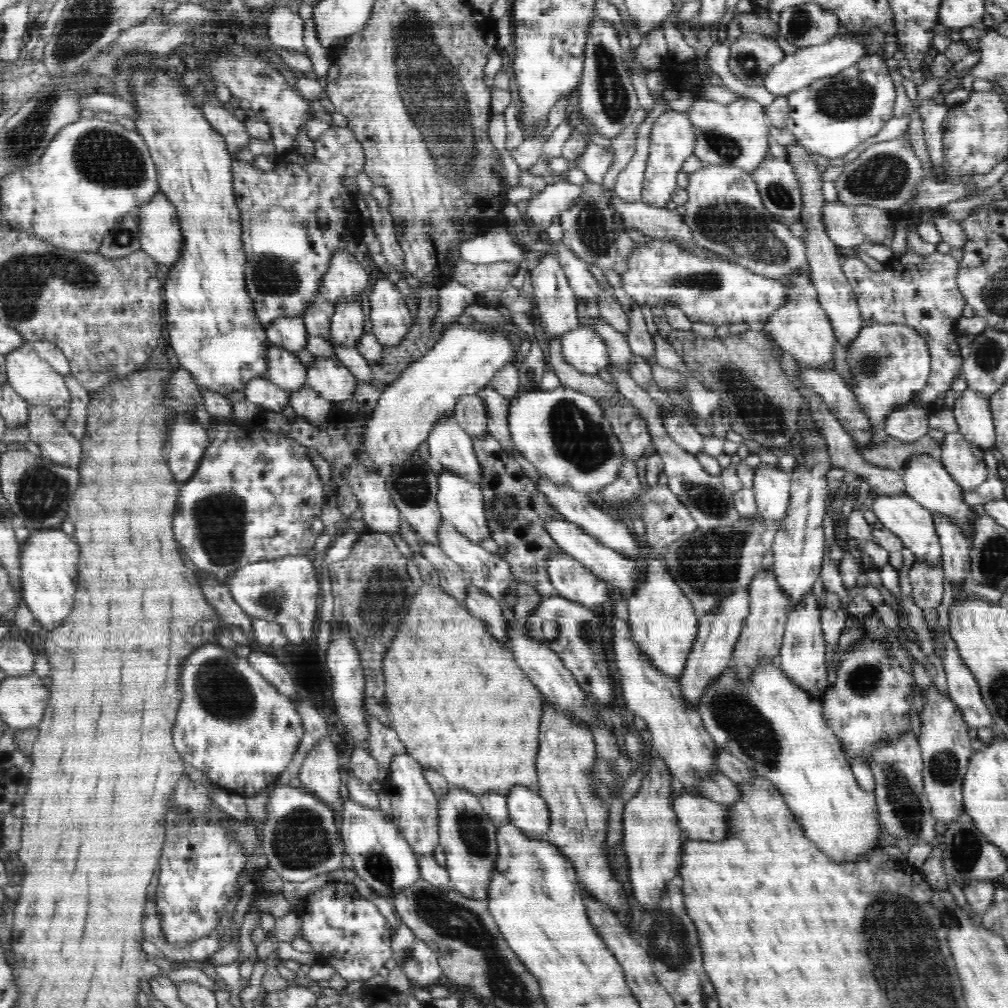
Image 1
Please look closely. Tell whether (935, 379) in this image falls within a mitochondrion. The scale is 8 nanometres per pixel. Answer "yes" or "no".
no

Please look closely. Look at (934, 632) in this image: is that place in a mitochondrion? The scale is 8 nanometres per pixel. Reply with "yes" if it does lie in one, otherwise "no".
no

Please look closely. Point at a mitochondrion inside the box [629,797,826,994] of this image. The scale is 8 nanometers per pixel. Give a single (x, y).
(668, 935)

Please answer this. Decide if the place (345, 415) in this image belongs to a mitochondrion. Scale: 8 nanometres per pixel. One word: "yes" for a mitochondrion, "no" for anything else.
yes

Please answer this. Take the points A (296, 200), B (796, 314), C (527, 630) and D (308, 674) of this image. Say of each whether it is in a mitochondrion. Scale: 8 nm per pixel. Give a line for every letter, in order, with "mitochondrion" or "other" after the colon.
A: other
B: other
C: other
D: mitochondrion

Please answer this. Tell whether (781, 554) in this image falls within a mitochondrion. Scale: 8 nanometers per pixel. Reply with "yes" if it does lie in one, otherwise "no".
no

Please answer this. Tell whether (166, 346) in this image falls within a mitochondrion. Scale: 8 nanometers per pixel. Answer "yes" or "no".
no

